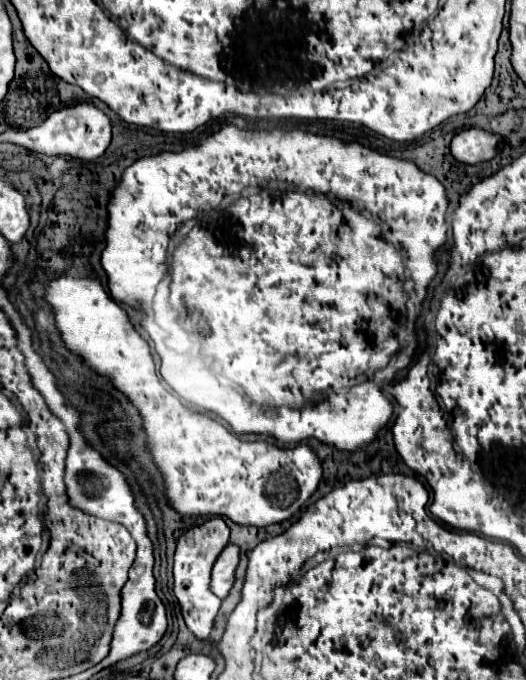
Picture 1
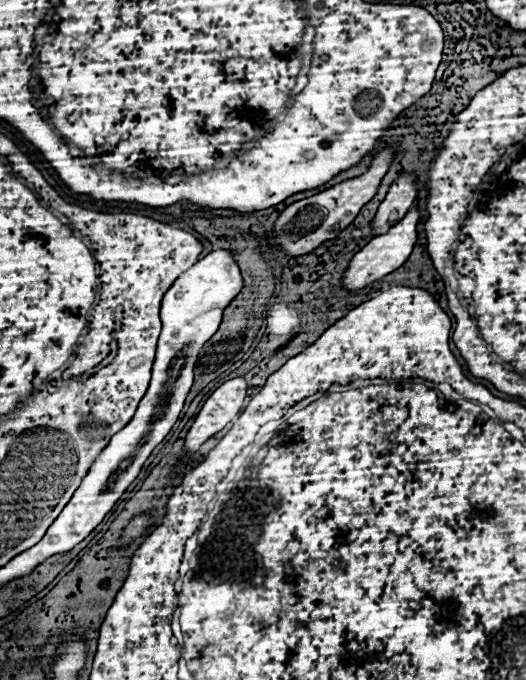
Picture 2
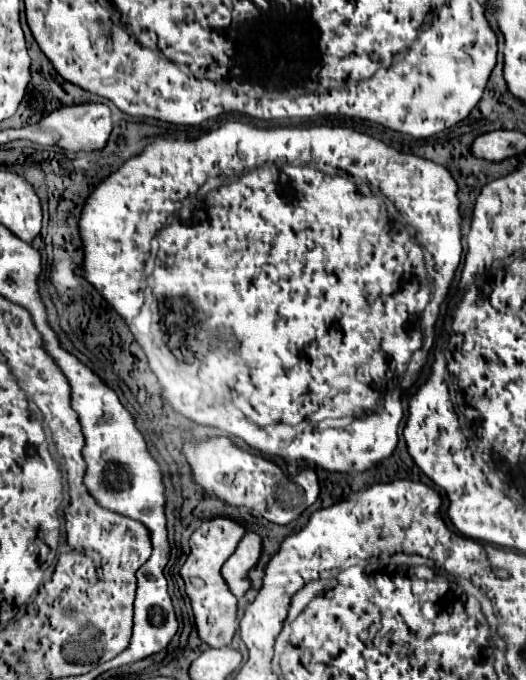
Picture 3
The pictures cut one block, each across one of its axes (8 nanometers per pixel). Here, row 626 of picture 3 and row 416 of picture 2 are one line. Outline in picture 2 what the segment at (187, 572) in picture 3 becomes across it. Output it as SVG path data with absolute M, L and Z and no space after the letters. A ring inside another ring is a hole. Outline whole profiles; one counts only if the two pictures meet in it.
M234 378L224 382L220 388L212 392L212 396L204 402L202 410L194 418L192 428L186 436L186 450L194 452L204 444L208 438L212 438L216 432L220 432L228 422L232 422L244 404L248 384L244 378Z

